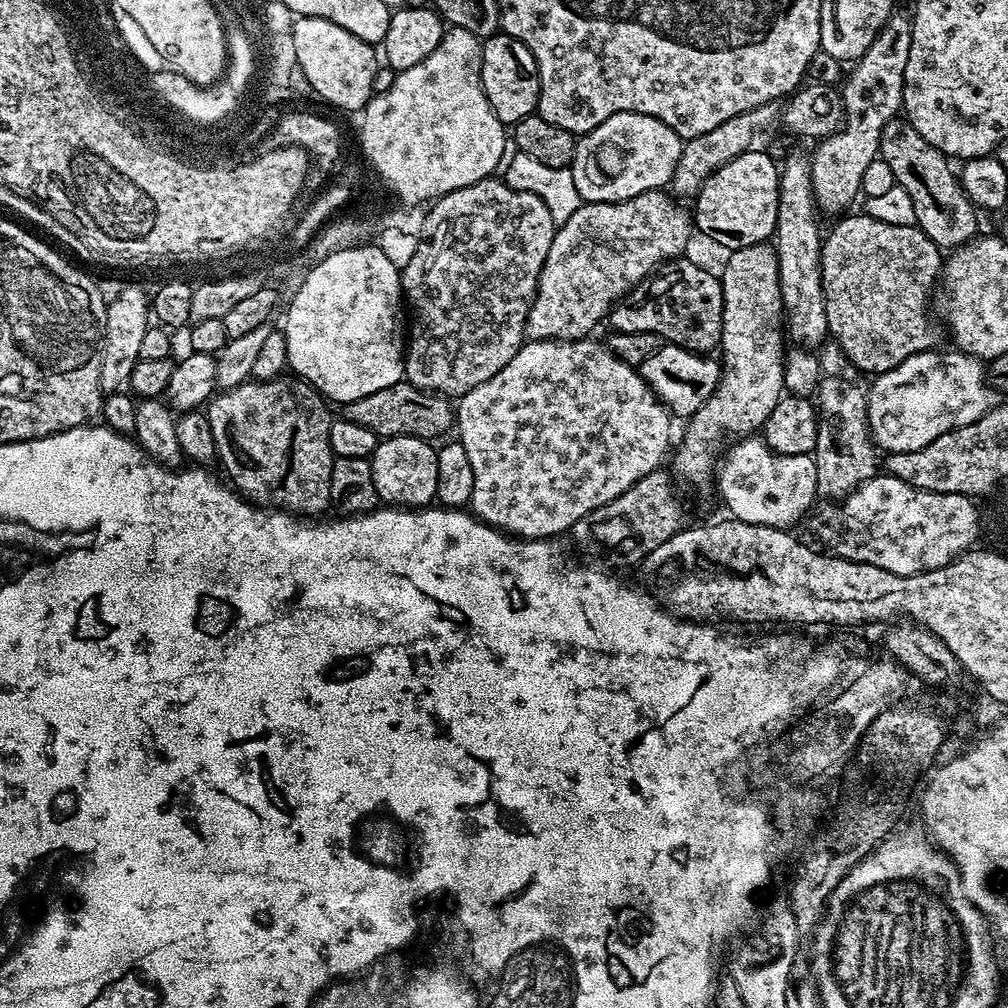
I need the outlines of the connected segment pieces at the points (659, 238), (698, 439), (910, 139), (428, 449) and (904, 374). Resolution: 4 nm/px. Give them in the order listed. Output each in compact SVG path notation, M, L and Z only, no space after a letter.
M657 190L638 194L617 204L590 204L584 202L570 220L557 227L550 254L538 278L536 297L530 306L524 331L528 340L583 340L611 312L613 304L623 298L634 285L653 275L661 266L683 257L688 239L694 236L694 216L667 191Z
M765 242L729 251L727 256L724 272L719 273L724 299L718 347L720 352L724 351L720 382L714 394L710 394L708 401L687 421L685 440L677 448L675 445L670 456L671 471L677 477L680 475L700 494L712 490L714 473L718 468L718 453L721 451L720 440L727 436L748 438L759 433L786 392L786 336L782 331L784 308L780 296L779 258L775 247Z
M907 118L886 122L880 139L879 159L886 161L890 170L894 170L898 187L910 194L914 202L915 227L922 229L926 238L934 241L937 248L955 250L977 235L978 209L964 193L957 169L952 169L953 161L944 156L942 150L930 146L930 142L914 130Z
M386 436L370 457L374 490L385 505L398 508L427 508L438 490L437 449L417 436Z
M940 350L919 352L906 362L894 366L894 370L881 372L871 381L868 416L872 439L885 453L909 452L922 450L922 446L930 446L934 438L946 434L950 430L958 430L962 426L970 426L978 422L978 418L986 415L998 403L998 394L988 382L985 361L969 352L951 350L940 353Z

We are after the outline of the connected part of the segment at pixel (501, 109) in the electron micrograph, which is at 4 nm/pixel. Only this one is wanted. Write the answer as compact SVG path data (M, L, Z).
M513 36L487 37L482 44L482 90L505 126L515 126L522 118L533 115L540 97L540 79L532 51Z

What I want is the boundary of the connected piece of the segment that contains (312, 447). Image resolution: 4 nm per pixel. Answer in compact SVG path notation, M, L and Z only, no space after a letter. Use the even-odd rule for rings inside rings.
M299 378L284 379L249 379L236 388L213 395L208 401L206 411L210 430L214 430L218 464L224 467L231 487L238 490L245 500L262 508L291 512L301 518L320 518L332 504L330 480L334 457L330 446L330 426L334 416L328 413L325 397L311 384Z

